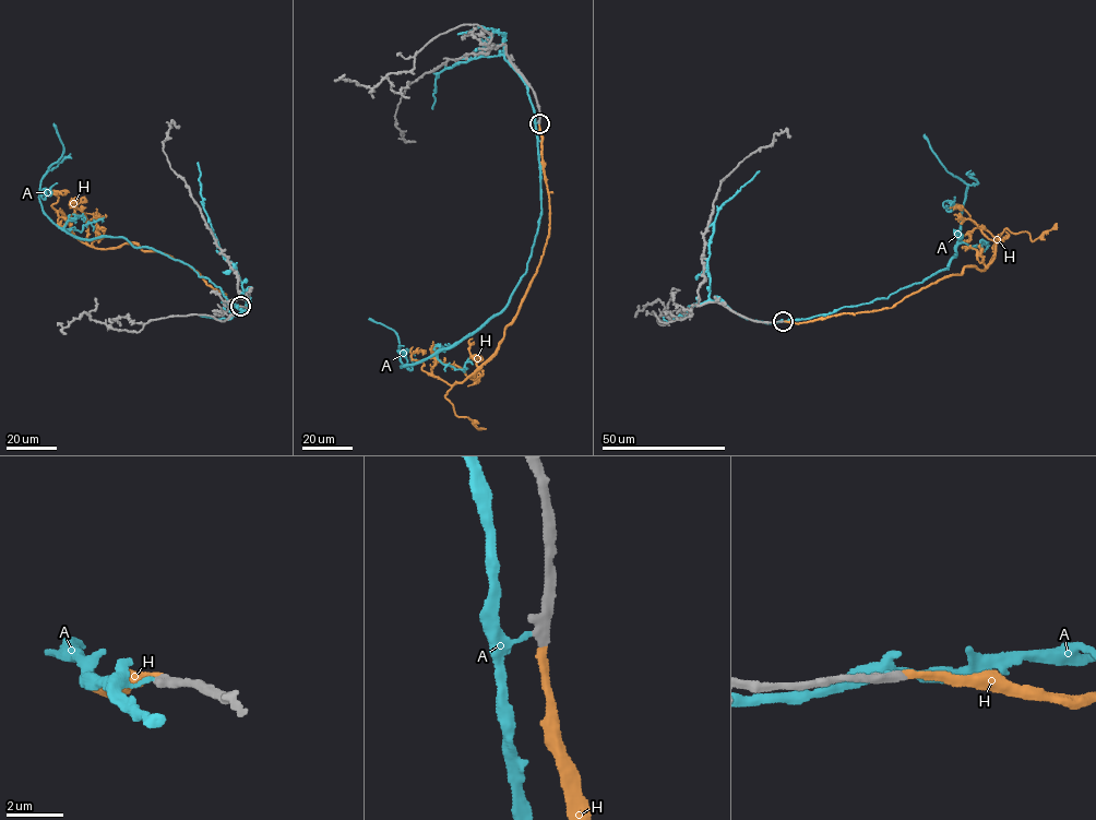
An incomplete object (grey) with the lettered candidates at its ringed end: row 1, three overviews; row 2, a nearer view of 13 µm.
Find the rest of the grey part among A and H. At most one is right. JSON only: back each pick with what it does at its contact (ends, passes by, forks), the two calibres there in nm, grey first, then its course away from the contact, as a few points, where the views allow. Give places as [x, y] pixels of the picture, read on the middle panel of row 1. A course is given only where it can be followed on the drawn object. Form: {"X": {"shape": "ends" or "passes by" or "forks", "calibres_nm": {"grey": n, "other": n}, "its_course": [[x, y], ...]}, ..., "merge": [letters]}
{"H": {"shape": "ends", "calibres_nm": {"grey": 400, "other": 260}, "its_course": [[539, 122], [549, 223], [540, 263], [493, 353], [444, 395], [456, 415], [485, 429]]}, "merge": ["H"]}

